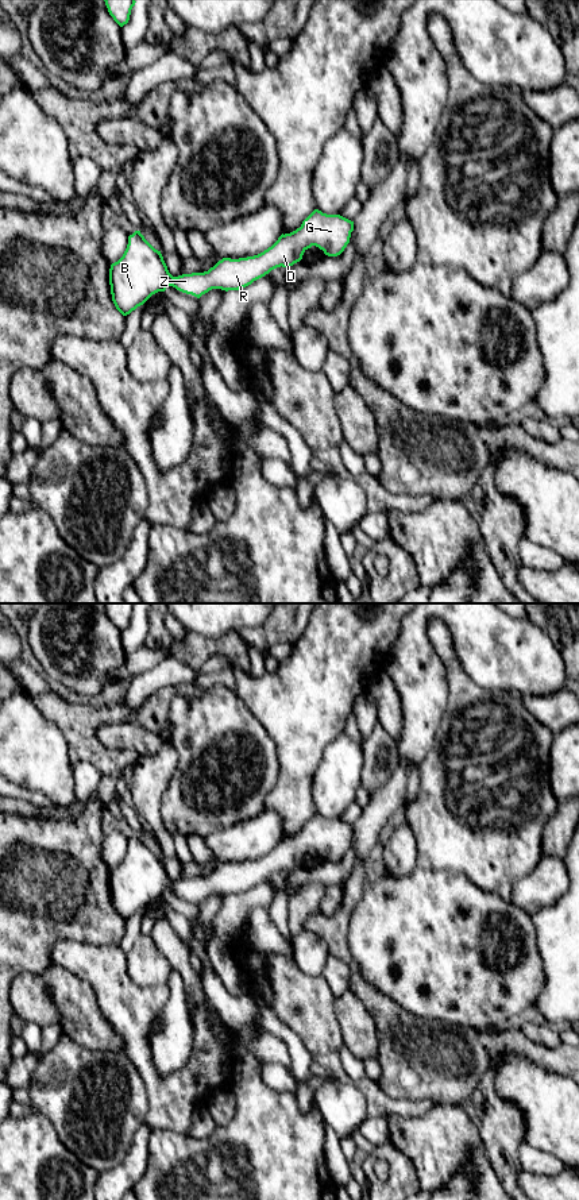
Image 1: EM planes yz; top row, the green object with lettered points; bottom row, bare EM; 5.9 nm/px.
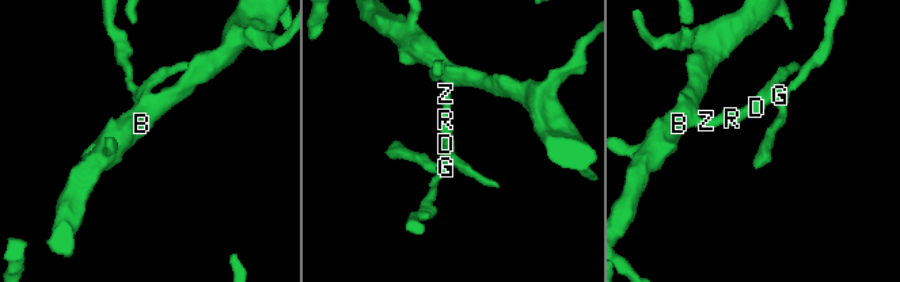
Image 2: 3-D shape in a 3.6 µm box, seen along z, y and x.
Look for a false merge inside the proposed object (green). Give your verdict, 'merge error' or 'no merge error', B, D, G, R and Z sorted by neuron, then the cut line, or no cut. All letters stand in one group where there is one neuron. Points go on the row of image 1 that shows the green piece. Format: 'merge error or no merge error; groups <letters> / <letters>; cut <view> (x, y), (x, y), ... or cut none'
no merge error; groups B D G R Z; cut none

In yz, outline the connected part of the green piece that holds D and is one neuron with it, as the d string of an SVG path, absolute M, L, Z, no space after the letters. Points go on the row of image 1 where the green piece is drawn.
M314 209L300 228L282 234L271 247L258 255L223 258L208 271L178 277L169 273L161 251L155 250L140 231L135 231L128 236L123 256L109 269L112 301L116 309L127 316L167 286L197 298L212 289L239 290L277 267L290 267L300 262L312 246L328 256L340 255L350 243L352 231L354 221Z

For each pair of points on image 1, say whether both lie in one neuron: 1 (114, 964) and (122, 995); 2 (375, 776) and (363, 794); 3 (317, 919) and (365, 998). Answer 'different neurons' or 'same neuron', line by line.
1: same neuron
2: different neurons
3: same neuron

